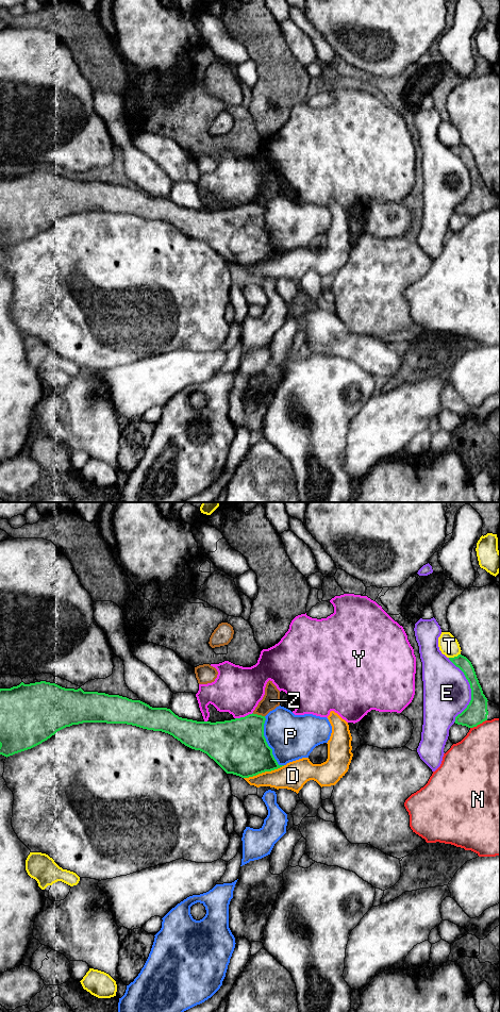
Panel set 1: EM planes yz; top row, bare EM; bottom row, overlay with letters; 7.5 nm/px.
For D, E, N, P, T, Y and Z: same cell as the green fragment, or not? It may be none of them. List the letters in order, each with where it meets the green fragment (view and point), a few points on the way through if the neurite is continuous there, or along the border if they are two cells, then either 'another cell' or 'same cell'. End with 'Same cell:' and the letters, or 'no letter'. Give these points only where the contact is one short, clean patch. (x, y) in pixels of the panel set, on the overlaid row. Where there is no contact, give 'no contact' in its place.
D: contact yz (264, 772); another cell
E: contact yz (471, 690); another cell
N: contact yz (478, 724); another cell
P: contact yz (266, 743); another cell
T: contact yz (454, 657); another cell
Y: contact yz (245, 716); another cell
Z: contact yz (259, 715); border yz (252, 713), (264, 716); another cell
Same cell: no letter

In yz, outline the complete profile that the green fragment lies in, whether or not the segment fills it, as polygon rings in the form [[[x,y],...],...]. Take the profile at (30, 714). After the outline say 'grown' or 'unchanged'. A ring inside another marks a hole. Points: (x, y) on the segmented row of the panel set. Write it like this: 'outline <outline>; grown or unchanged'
outline [[[40,681],[40,682],[35,682],[35,683],[30,683],[30,684],[24,684],[21,682],[17,686],[13,686],[11,689],[0,689],[0,754],[4,757],[10,757],[15,753],[31,749],[43,742],[47,741],[50,739],[52,735],[54,735],[57,731],[70,727],[72,725],[79,725],[83,723],[106,723],[106,724],[127,724],[127,725],[132,725],[136,726],[143,729],[147,730],[153,730],[153,731],[162,731],[165,733],[168,733],[172,735],[174,739],[180,741],[182,744],[185,746],[195,749],[195,750],[200,750],[204,753],[206,753],[211,759],[213,759],[227,774],[233,774],[236,776],[239,776],[241,778],[249,778],[256,776],[259,774],[265,773],[265,772],[271,772],[274,769],[278,769],[284,765],[279,765],[277,760],[274,759],[272,754],[272,749],[268,746],[266,739],[264,736],[264,724],[265,724],[265,716],[257,715],[257,714],[249,714],[245,717],[240,718],[235,718],[231,720],[224,720],[224,721],[216,721],[216,723],[211,723],[211,721],[197,721],[193,719],[187,719],[187,718],[182,718],[176,715],[170,709],[167,708],[152,708],[149,704],[140,701],[140,700],[132,700],[127,697],[122,697],[119,695],[109,695],[105,693],[98,693],[98,692],[84,692],[81,687],[78,690],[74,689],[65,689],[62,687],[55,683],[50,683],[46,681]]]; unchanged

